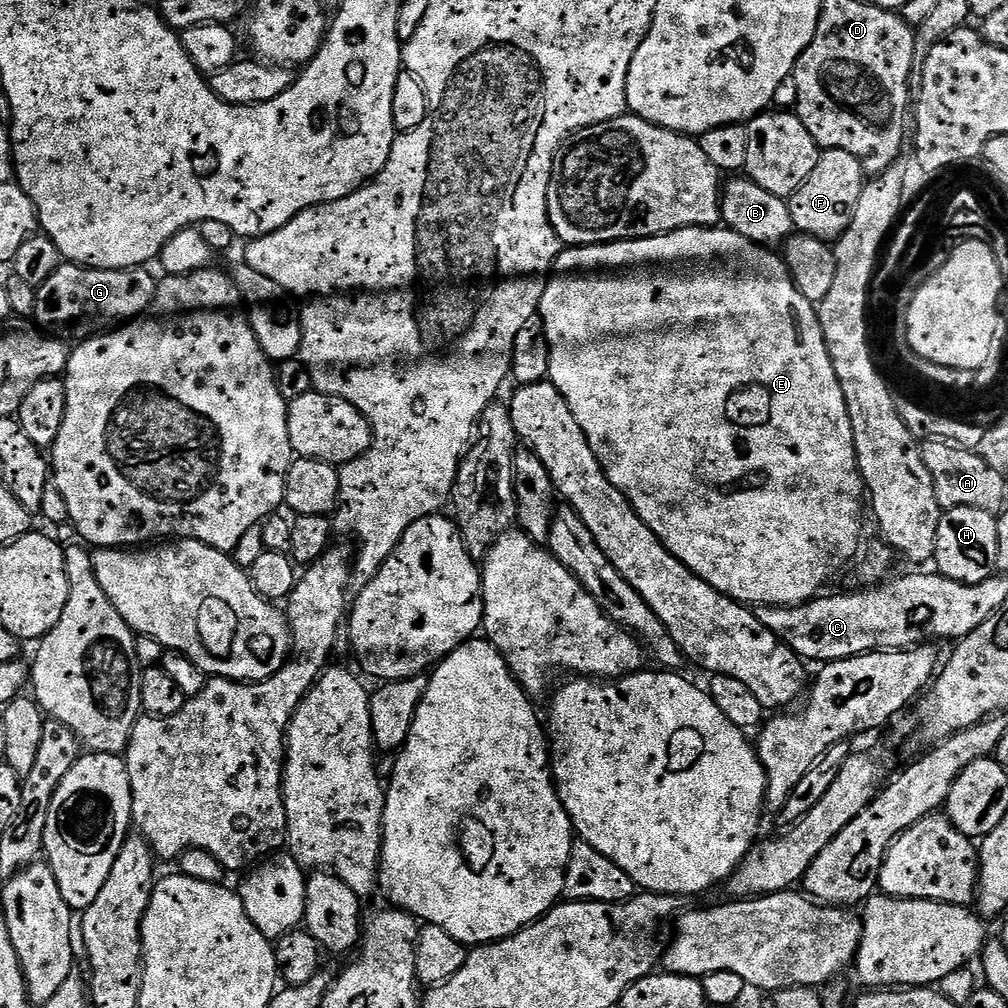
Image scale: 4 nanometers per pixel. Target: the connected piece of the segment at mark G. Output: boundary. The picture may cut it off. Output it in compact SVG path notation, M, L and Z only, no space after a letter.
M61 263L60 267L54 270L54 274L50 274L50 278L46 278L46 282L42 282L36 288L34 320L37 322L35 323L45 324L45 326L40 326L48 330L56 330L52 328L64 328L67 324L84 324L87 320L131 321L147 309L152 296L156 293L157 281L152 280L148 270L144 266L139 268L85 268L83 264Z

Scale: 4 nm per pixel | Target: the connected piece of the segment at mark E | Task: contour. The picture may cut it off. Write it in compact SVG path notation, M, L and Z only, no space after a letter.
M713 226L710 228L673 228L670 232L662 232L658 236L644 236L640 240L616 240L612 244L598 244L595 246L572 246L561 251L554 265L555 271L564 272L547 281L544 293L540 296L538 315L544 323L544 333L548 339L550 350L550 370L548 380L566 398L570 406L570 414L582 426L582 434L586 434L586 442L590 442L590 450L594 450L594 458L602 466L606 478L619 492L632 503L632 509L646 522L648 529L664 544L664 549L674 558L678 558L698 578L702 578L714 590L745 606L759 606L762 604L777 604L790 606L791 604L805 604L821 591L820 588L827 580L832 580L856 555L860 552L860 531L864 528L864 512L866 516L866 489L864 479L856 468L854 454L854 434L850 426L850 418L846 410L846 398L842 398L842 386L838 386L838 374L834 374L834 366L830 354L826 350L826 342L822 334L820 317L817 309L797 290L788 273L783 259L779 255L771 256L767 247L750 242L742 238L742 234L733 232L727 226Z

